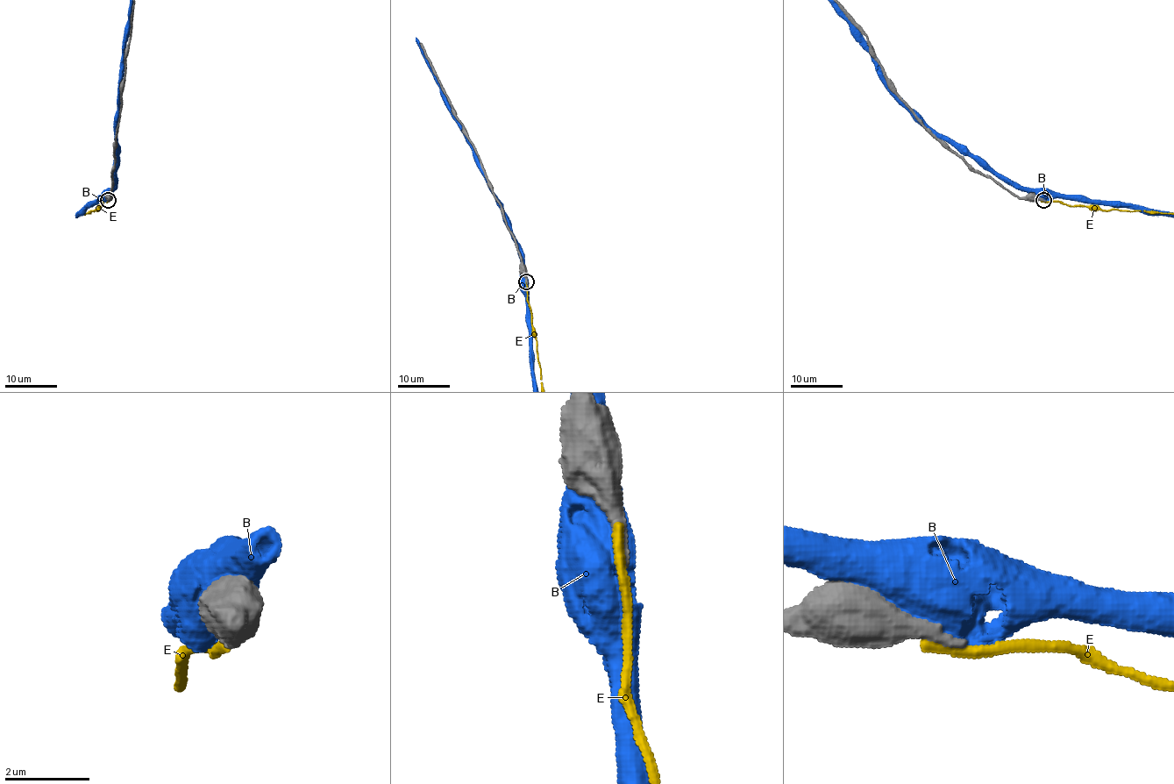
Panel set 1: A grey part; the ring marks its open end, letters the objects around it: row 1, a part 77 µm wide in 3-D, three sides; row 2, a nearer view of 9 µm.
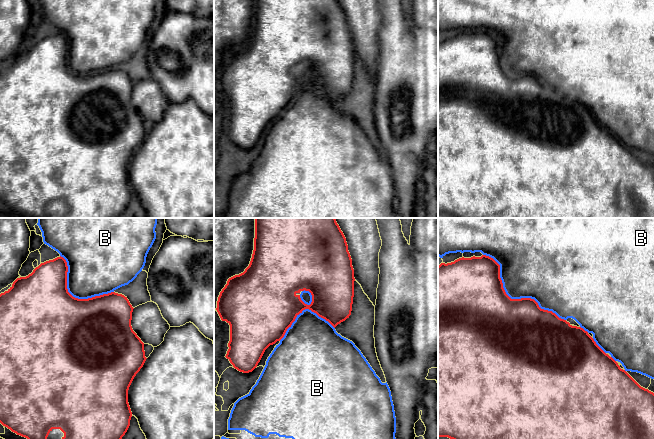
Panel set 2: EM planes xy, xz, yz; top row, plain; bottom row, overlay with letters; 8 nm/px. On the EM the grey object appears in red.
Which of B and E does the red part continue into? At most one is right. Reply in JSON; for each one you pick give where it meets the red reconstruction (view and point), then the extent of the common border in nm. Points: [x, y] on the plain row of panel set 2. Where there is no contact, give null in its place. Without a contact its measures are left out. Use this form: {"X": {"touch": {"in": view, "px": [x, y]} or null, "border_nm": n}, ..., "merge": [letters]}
{"merge": []}

